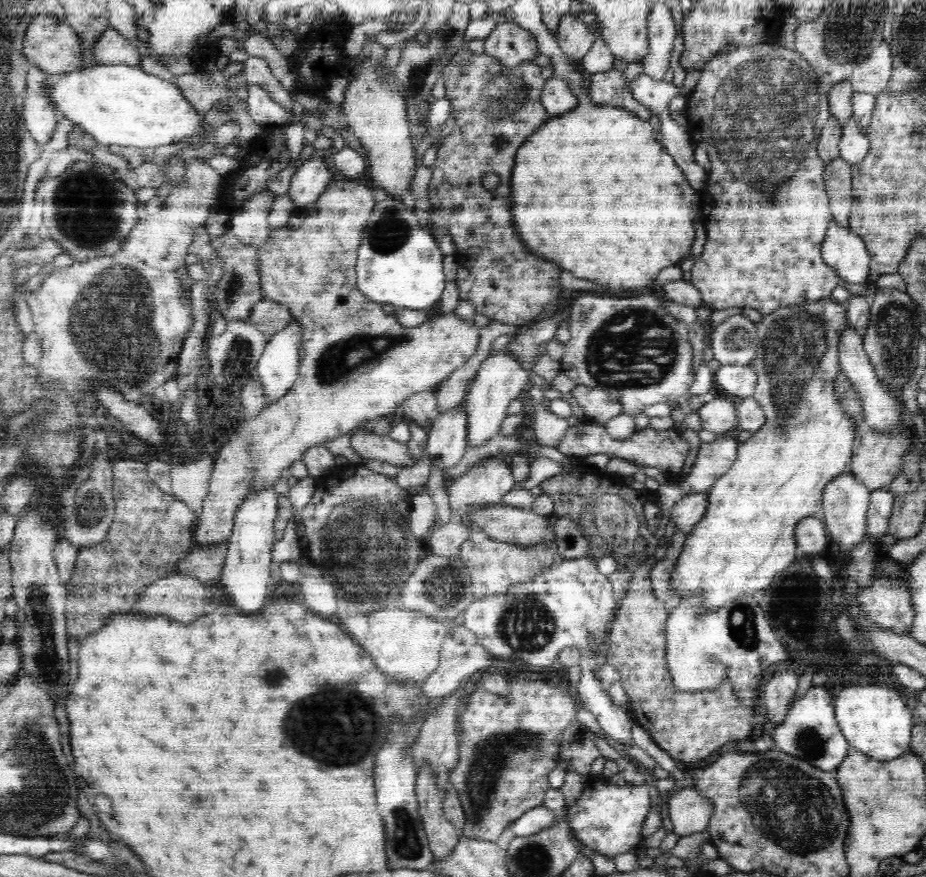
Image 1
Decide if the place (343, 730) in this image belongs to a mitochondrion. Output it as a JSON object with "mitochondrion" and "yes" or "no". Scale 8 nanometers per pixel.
{"mitochondrion":"yes"}

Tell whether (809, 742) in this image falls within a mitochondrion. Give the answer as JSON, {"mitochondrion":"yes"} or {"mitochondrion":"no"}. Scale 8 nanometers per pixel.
{"mitochondrion":"yes"}

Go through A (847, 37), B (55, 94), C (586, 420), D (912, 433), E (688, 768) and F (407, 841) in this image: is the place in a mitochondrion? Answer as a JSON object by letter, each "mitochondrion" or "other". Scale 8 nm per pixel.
{"A":"mitochondrion","B":"other","C":"other","D":"other","E":"other","F":"mitochondrion"}

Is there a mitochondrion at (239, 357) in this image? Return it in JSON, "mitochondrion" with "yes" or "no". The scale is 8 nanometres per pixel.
{"mitochondrion":"yes"}

